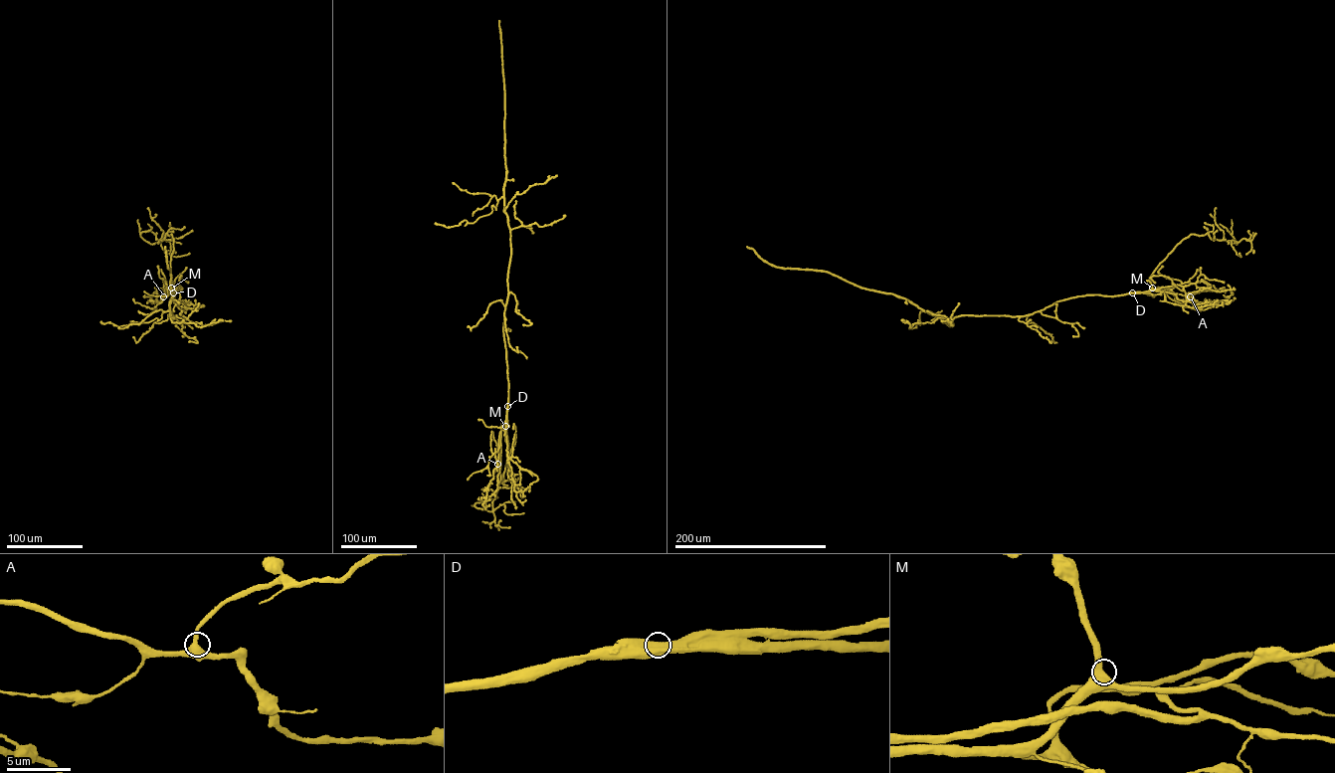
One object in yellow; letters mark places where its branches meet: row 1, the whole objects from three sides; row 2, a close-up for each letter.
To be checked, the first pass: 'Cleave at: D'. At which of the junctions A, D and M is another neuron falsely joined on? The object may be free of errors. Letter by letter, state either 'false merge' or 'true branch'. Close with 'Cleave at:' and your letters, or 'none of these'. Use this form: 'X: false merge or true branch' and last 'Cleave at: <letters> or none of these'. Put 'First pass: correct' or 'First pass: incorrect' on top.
First pass: correct
A: true branch
D: false merge
M: true branch
Cleave at: D

